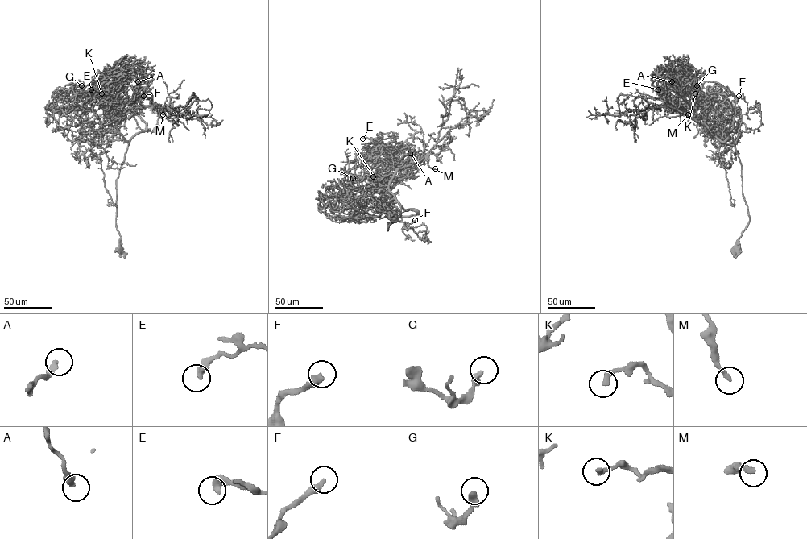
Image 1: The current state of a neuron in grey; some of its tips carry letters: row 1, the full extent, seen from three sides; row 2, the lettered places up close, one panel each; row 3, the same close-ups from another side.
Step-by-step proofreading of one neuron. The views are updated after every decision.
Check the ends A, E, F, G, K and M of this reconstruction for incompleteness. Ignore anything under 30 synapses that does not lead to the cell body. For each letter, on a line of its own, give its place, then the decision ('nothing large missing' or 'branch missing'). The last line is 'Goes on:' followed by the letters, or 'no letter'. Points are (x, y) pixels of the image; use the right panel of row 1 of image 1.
A: (672, 81) | nothing large missing
E: (658, 89) | nothing large missing
F: (738, 96) | branch missing
G: (697, 85) | nothing large missing
K: (695, 93) | nothing large missing
M: (688, 114) | nothing large missing
Goes on: F

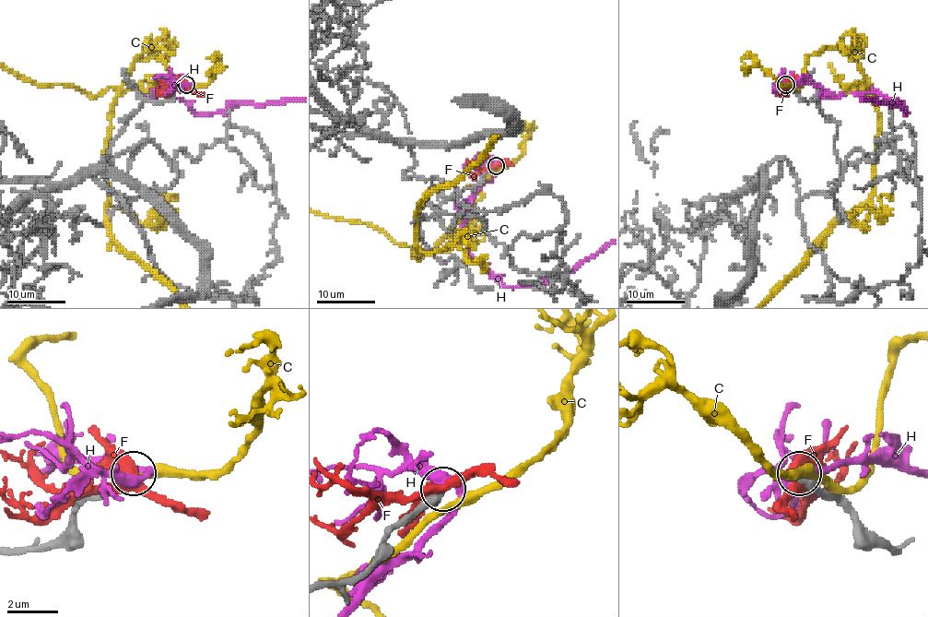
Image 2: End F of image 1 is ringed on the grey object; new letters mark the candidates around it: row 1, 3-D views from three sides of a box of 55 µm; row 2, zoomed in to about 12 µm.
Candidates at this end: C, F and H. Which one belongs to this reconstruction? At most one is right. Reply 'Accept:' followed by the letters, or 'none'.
Accept: none

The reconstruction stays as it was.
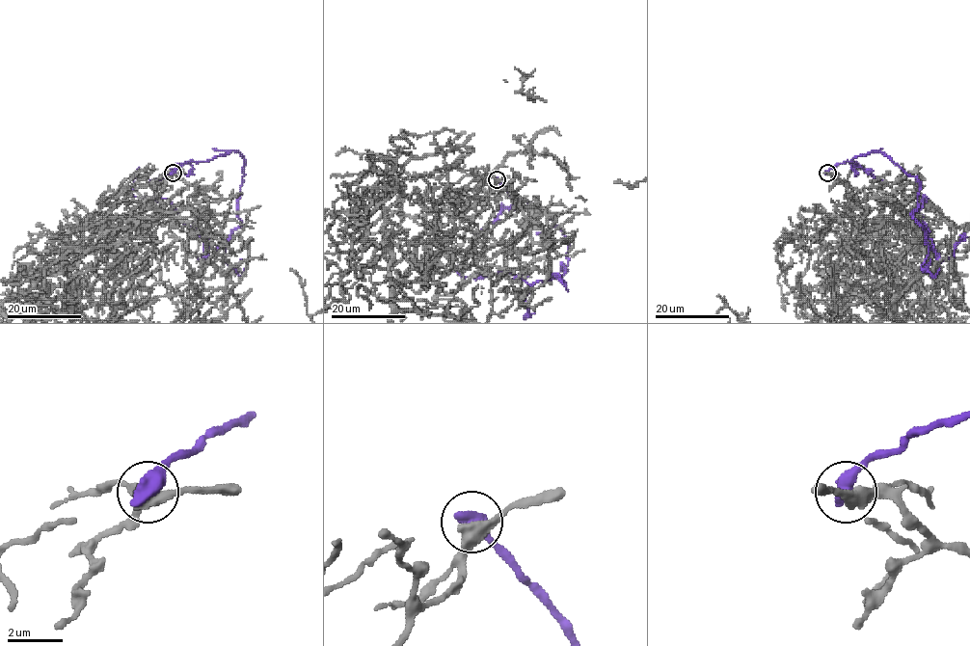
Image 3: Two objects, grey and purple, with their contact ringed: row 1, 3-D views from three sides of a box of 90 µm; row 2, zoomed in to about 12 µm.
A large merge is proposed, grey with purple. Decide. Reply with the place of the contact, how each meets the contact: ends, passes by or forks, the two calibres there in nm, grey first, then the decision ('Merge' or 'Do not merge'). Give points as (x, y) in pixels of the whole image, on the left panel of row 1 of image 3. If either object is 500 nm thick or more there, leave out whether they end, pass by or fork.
Place: (173, 173). Thickness 500 nm (grey) against 650 nm. Do not merge

